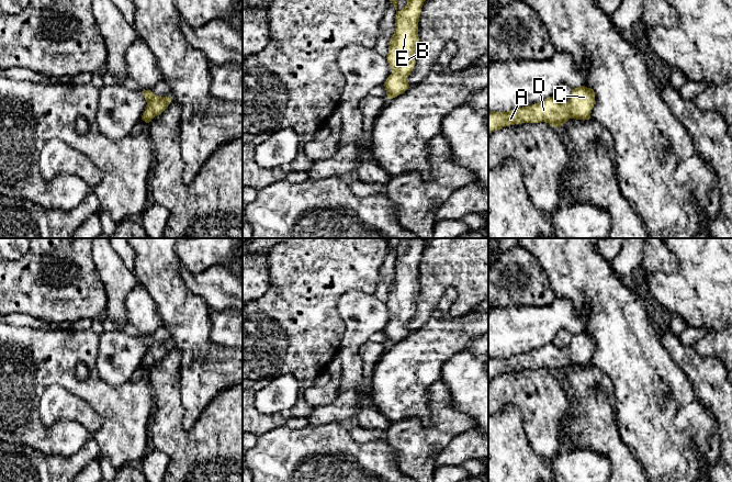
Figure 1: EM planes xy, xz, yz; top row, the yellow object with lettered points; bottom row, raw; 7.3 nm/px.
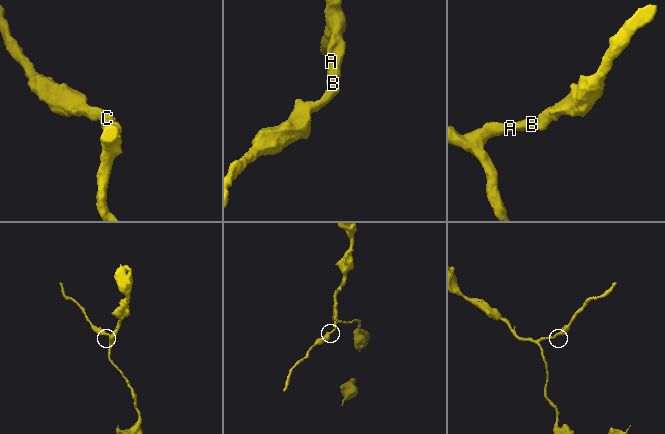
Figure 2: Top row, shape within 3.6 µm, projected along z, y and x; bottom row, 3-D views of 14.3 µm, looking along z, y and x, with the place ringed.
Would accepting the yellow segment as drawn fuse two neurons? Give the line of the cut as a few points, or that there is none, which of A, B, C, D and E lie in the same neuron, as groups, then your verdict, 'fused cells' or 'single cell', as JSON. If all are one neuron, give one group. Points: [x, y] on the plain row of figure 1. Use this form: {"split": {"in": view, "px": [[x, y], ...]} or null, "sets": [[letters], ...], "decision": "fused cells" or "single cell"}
{"split": null, "sets": [["A", "B", "C", "D", "E"]], "decision": "single cell"}

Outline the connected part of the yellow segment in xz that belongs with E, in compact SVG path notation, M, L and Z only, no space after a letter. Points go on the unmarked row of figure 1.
M387 238L387 245L394 250L395 277L388 291L386 305L392 320L384 328L387 345L403 340L408 334L407 323L415 312L415 300L418 294L418 268L421 254L426 247L425 238L412 238L407 244L407 250L397 256L397 248L402 238Z

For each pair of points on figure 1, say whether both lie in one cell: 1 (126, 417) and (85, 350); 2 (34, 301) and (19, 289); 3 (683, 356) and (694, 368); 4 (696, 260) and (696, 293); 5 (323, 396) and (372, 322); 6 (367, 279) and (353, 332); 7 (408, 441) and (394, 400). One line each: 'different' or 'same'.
1: same
2: same
3: same
4: same
5: different
6: different
7: different

